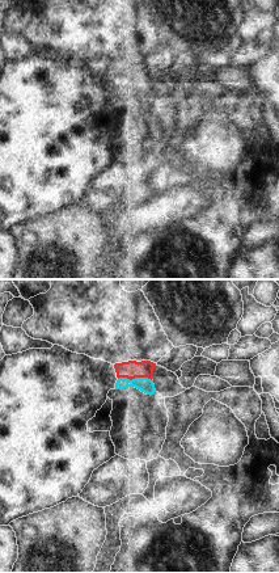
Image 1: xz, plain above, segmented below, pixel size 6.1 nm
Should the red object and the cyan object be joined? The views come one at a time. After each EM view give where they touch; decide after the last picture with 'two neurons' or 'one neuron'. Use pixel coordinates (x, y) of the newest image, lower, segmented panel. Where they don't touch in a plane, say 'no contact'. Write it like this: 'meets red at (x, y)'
meets red at (135, 376)

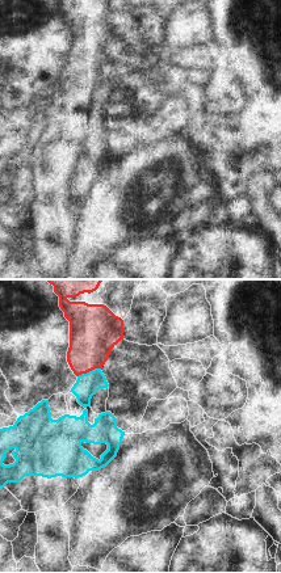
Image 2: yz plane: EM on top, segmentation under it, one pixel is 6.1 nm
meets red at (88, 371)

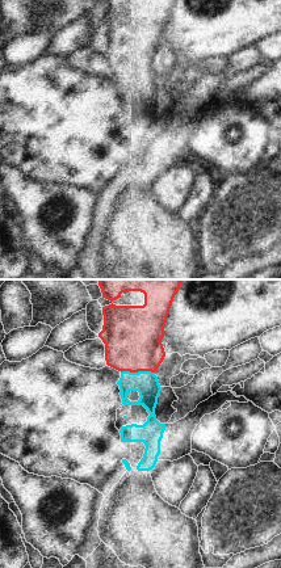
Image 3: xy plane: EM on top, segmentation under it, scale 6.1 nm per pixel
meets red at (137, 371)

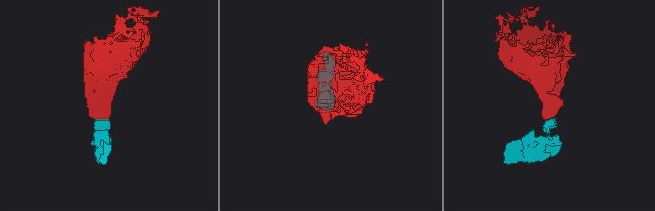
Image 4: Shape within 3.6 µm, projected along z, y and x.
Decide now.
one neuron

